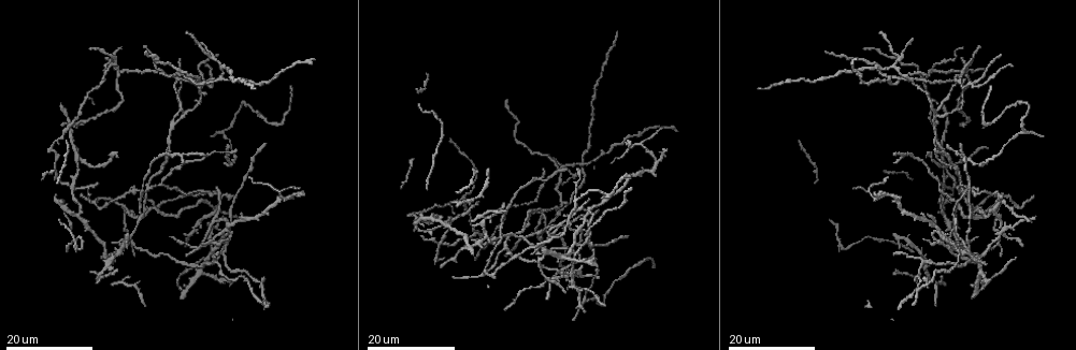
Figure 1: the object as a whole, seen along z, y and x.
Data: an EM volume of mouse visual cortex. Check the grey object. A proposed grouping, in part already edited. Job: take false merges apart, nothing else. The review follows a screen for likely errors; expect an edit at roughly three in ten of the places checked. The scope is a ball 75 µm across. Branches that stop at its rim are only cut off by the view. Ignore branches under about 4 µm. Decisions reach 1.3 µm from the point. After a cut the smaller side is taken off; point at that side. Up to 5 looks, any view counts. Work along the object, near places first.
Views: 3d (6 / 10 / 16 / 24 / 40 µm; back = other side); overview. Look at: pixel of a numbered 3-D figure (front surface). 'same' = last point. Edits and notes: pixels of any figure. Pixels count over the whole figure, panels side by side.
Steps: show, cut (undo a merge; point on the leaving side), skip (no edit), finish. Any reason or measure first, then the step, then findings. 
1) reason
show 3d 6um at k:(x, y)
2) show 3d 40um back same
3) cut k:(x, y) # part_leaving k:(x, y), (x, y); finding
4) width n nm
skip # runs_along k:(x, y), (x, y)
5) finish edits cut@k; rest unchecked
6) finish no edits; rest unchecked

four or more arms meet
show 3d 16um at 1:(76, 188)

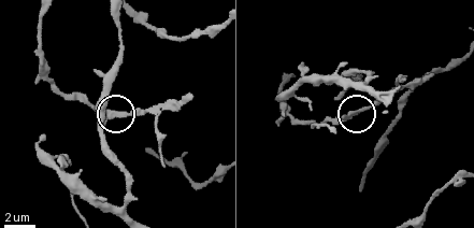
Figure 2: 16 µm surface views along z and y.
show 3d 10um at 2:(111, 113)

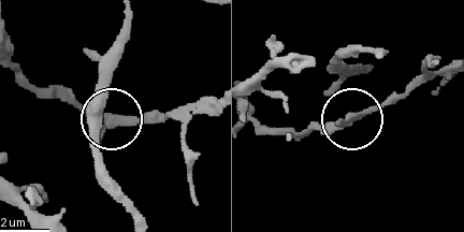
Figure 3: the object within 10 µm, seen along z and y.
skip # runs_along 3:(11, 62), (35, 85), (115, 117), (182, 117); one cell here

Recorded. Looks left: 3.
three-way junction
show 3d 16um at 1:(78, 216)

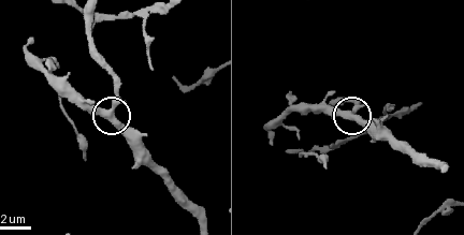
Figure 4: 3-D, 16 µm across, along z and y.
zoom in
show 3d 6um at 4:(111, 112)

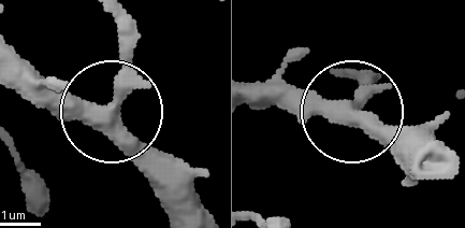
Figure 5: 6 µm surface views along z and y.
skip # runs_along 5:(114, 17), (117, 89), (107, 107), (56, 110), (18, 89); continuous, no second cell

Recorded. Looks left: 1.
finish no edits; rest unchecked

